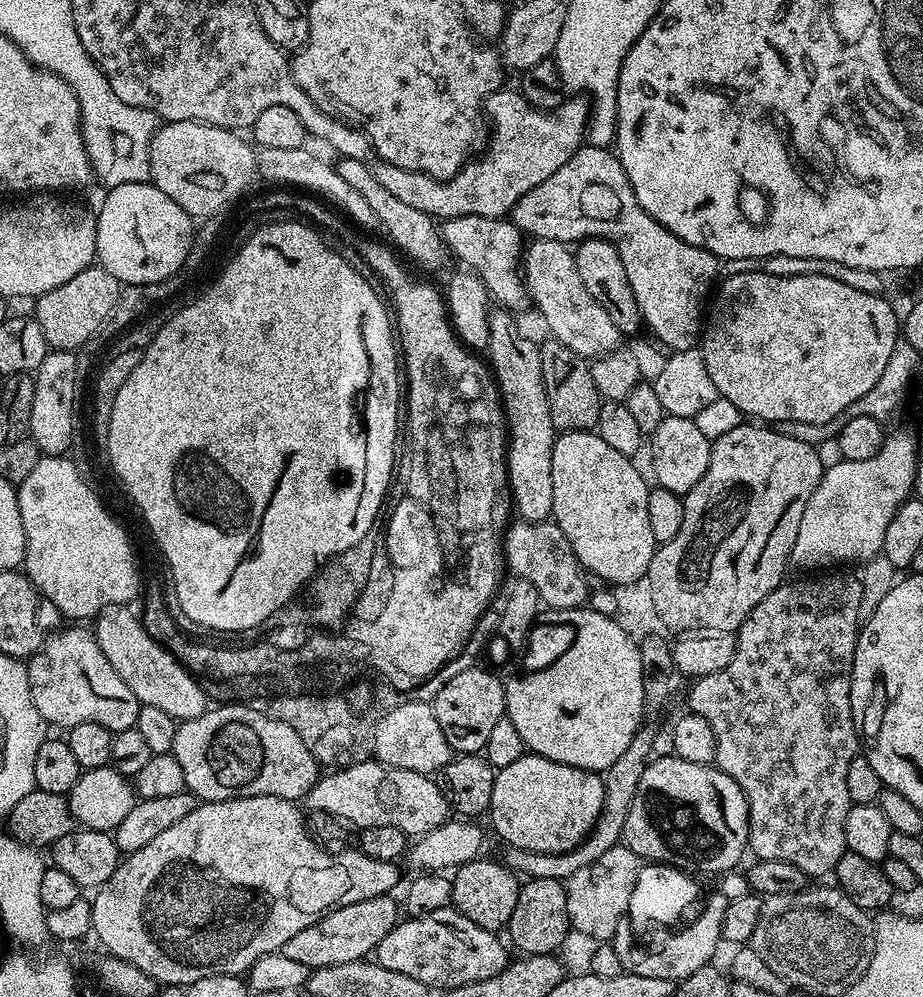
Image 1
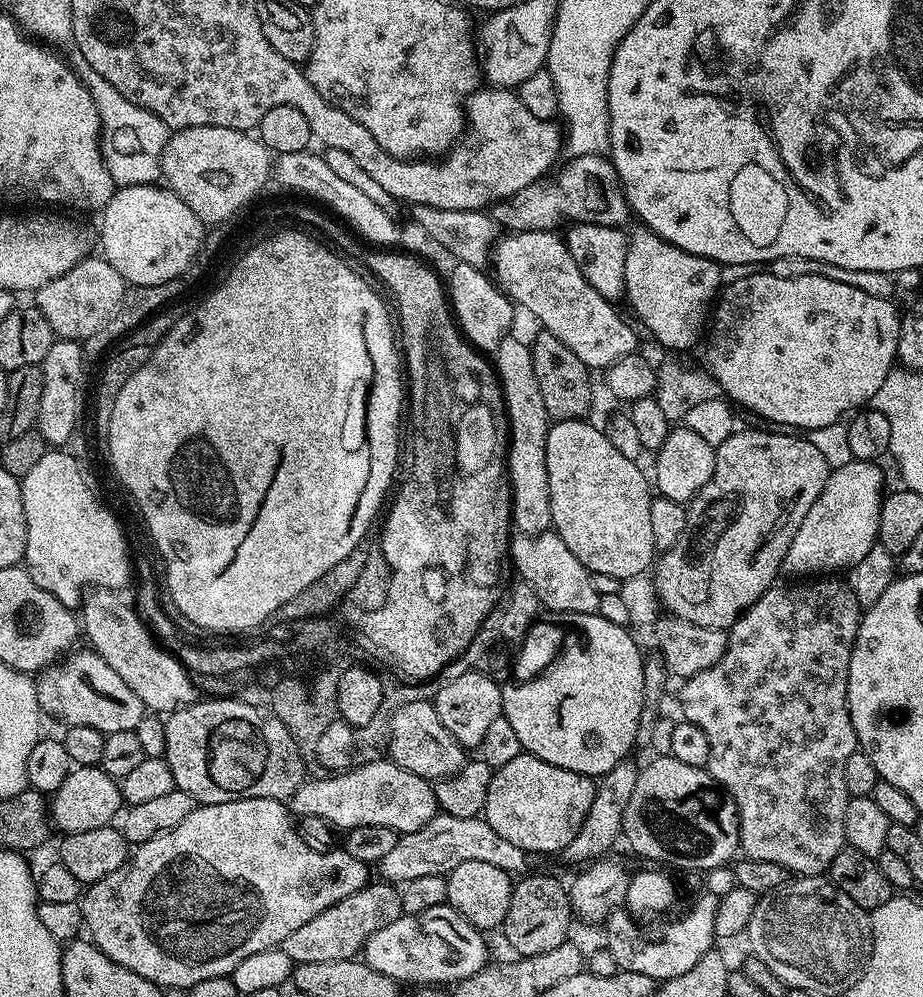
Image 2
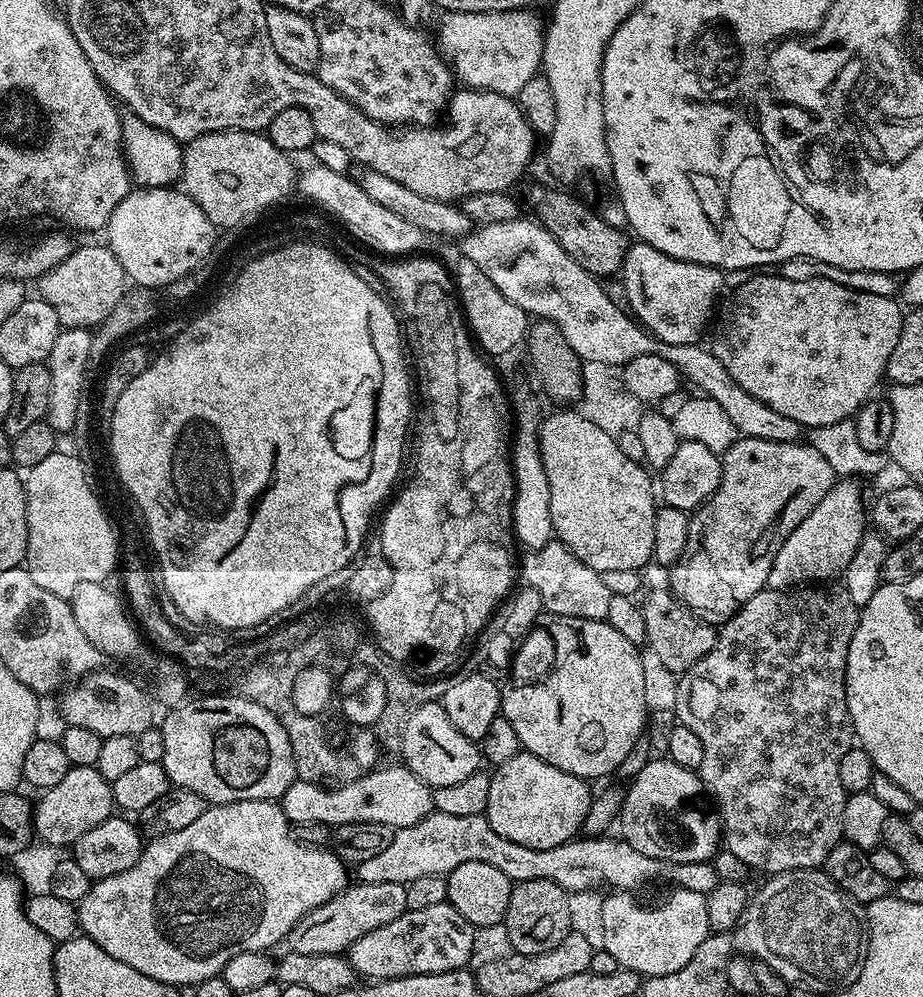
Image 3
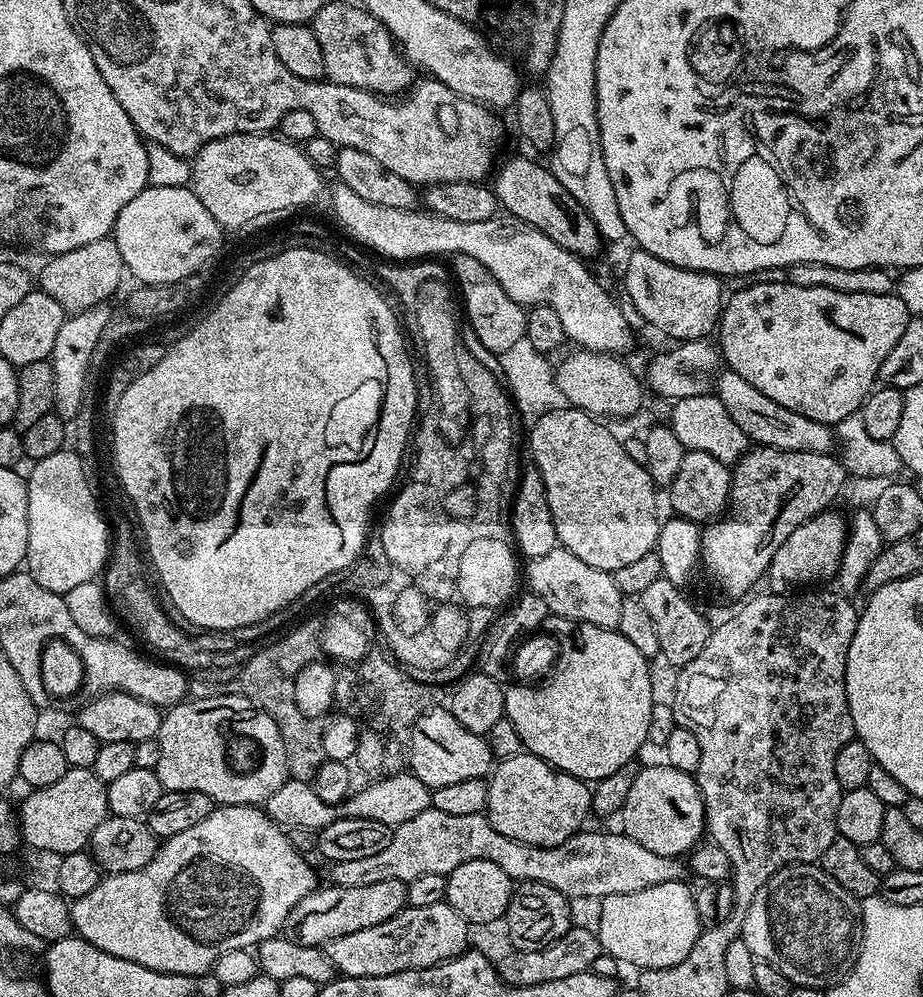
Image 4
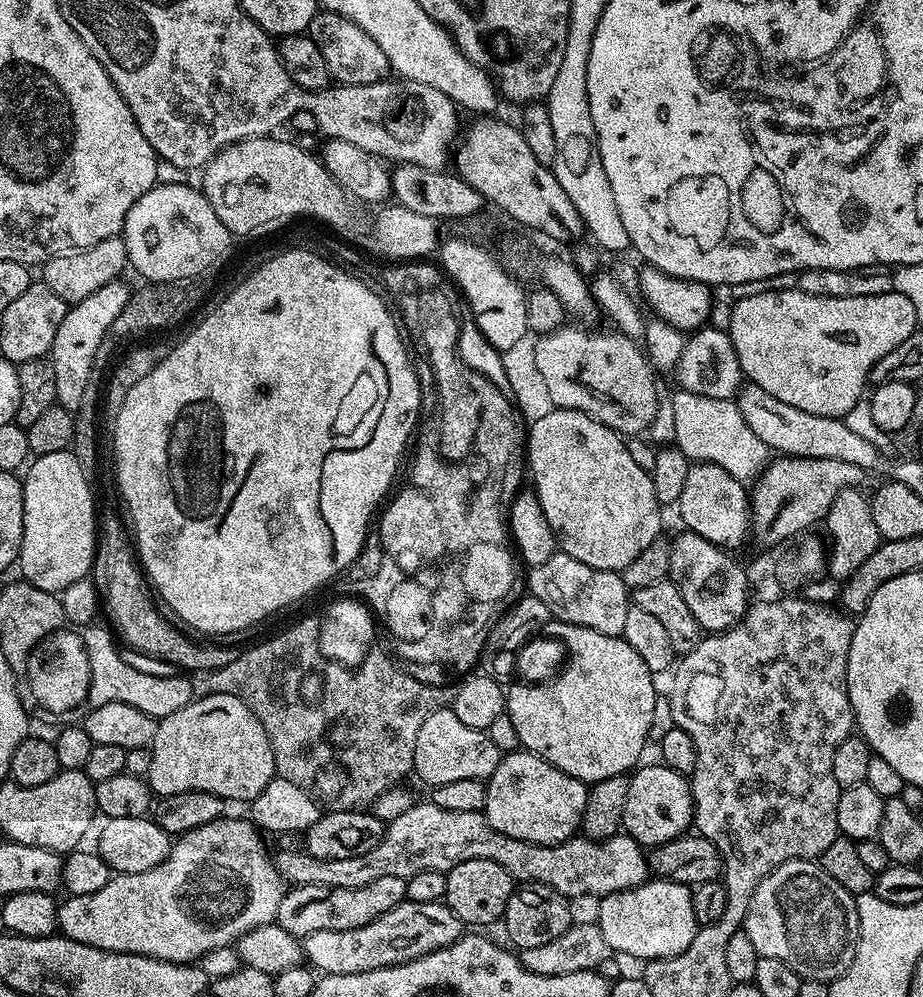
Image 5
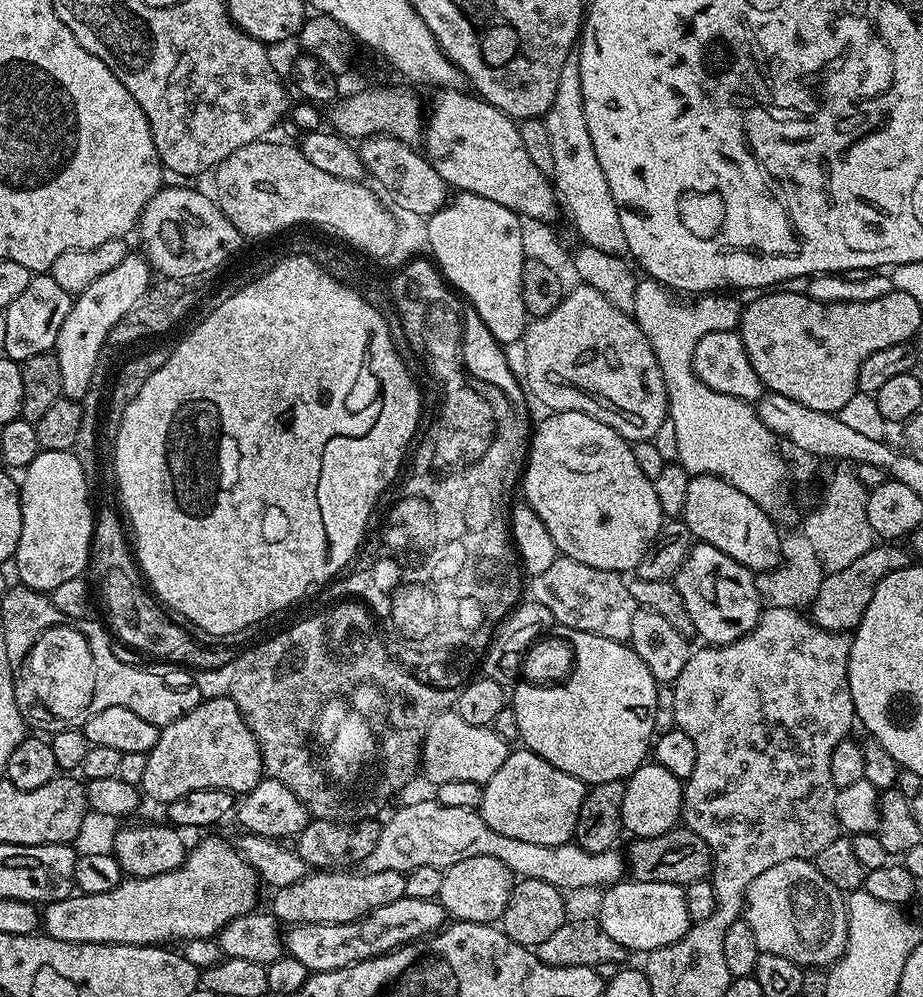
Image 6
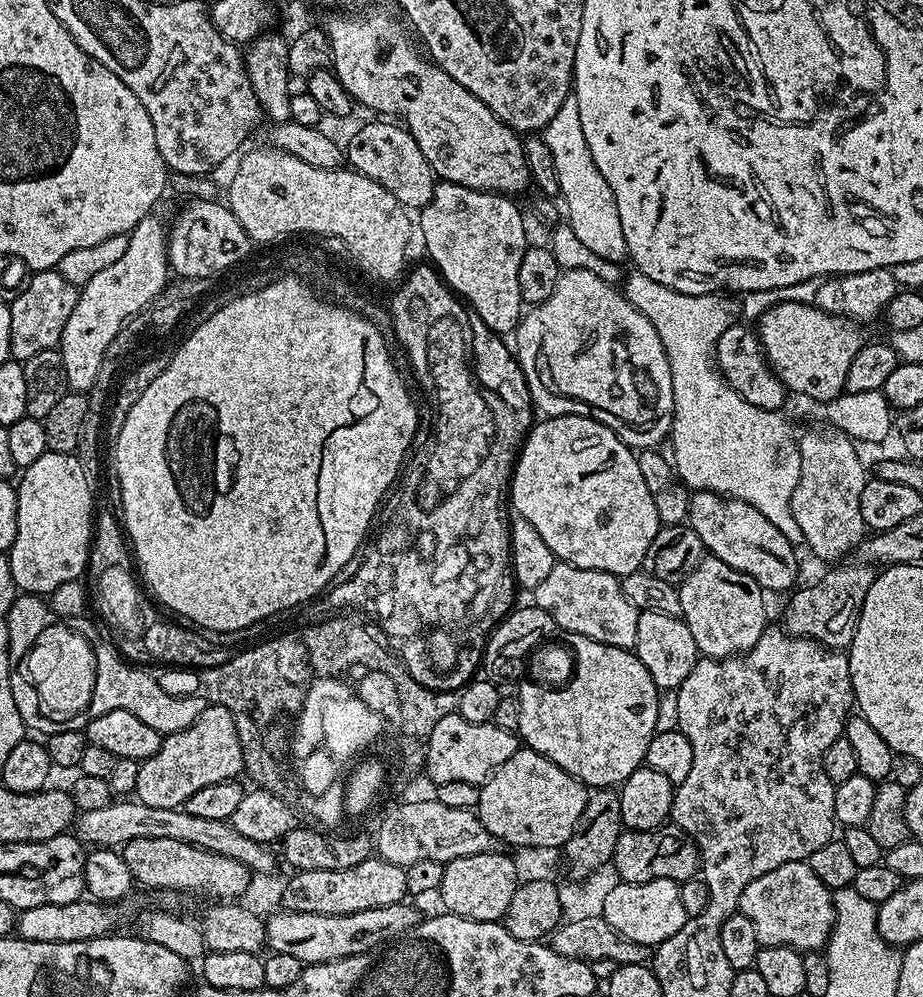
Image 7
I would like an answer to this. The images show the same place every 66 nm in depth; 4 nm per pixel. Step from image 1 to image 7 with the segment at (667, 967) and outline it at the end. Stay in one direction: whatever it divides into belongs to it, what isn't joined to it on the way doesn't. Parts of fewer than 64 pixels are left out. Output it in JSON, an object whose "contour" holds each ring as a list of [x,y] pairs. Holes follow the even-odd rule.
{"contour":[[[658,878],[654,882],[626,884],[621,882],[610,891],[605,900],[603,918],[630,942],[655,946],[666,942],[686,923],[689,916],[682,906],[682,894],[677,881]]]}

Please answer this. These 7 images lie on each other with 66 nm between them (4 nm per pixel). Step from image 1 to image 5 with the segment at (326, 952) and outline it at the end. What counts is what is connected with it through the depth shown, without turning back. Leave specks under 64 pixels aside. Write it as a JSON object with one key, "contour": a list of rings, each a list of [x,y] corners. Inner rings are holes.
{"contour":[[[393,876],[378,878],[378,882],[370,882],[357,888],[327,888],[297,884],[285,891],[275,923],[280,924],[282,930],[297,938],[309,936],[318,930],[354,930],[358,926],[366,926],[366,922],[374,922],[374,918],[405,903],[407,885],[407,880]]]}

